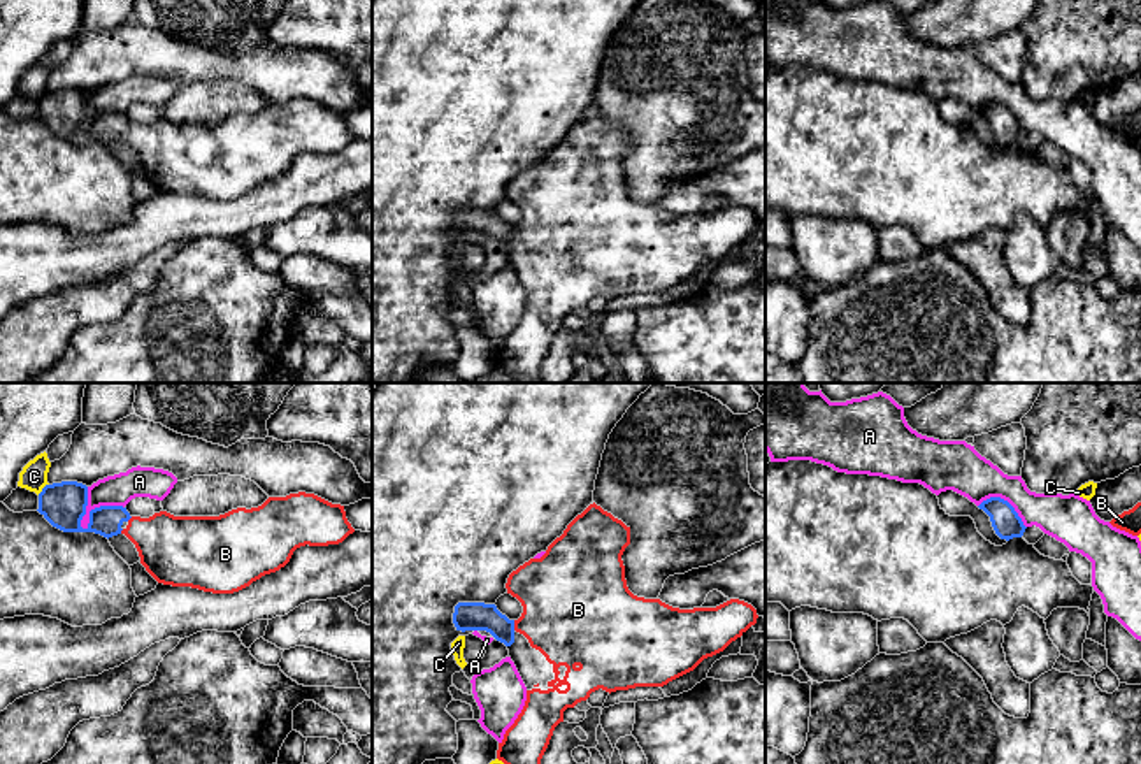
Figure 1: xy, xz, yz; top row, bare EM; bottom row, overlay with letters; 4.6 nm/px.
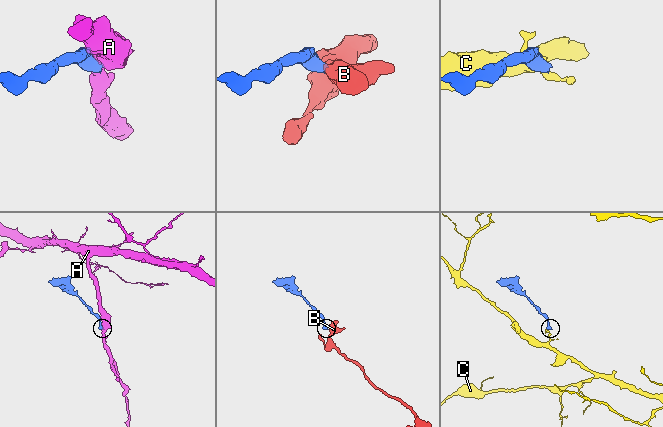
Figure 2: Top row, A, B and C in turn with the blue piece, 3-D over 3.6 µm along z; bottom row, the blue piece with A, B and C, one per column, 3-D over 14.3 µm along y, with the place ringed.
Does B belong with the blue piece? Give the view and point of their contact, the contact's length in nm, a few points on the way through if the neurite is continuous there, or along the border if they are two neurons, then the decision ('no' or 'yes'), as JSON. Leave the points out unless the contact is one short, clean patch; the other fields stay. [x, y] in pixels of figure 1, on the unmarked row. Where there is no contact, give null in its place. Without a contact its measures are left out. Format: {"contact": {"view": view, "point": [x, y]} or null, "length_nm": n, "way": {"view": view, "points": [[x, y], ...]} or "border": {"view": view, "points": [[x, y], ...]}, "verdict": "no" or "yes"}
{"contact": {"view": "xz", "point": [513, 232]}, "length_nm": 50, "way": {"view": "xz", "points": [[467, 222], [513, 232], [566, 222]]}, "verdict": "yes"}

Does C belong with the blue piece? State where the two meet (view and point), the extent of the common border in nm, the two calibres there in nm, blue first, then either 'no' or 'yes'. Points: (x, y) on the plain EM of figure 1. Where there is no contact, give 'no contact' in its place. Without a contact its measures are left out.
contact xy (43, 95); length 80 nm; calibres 200 and 130 nm; no

